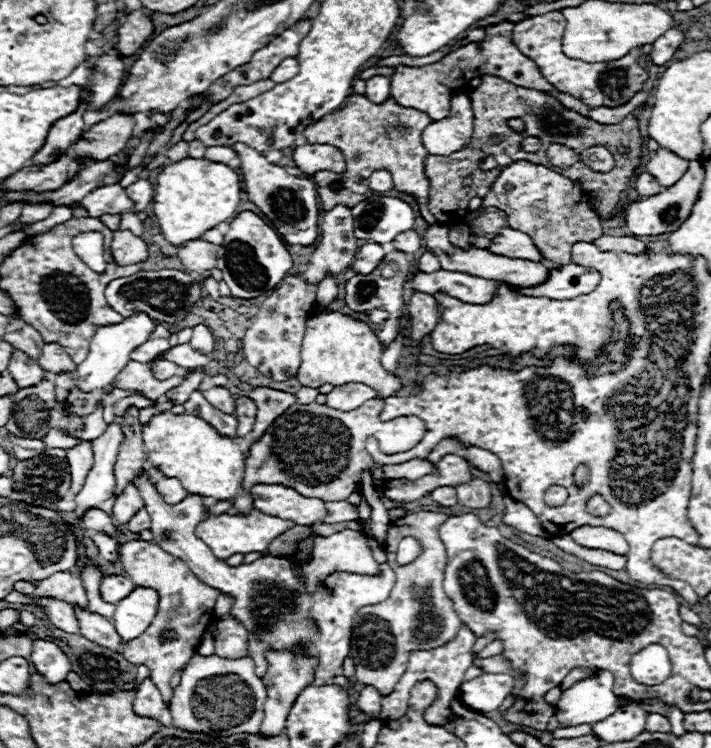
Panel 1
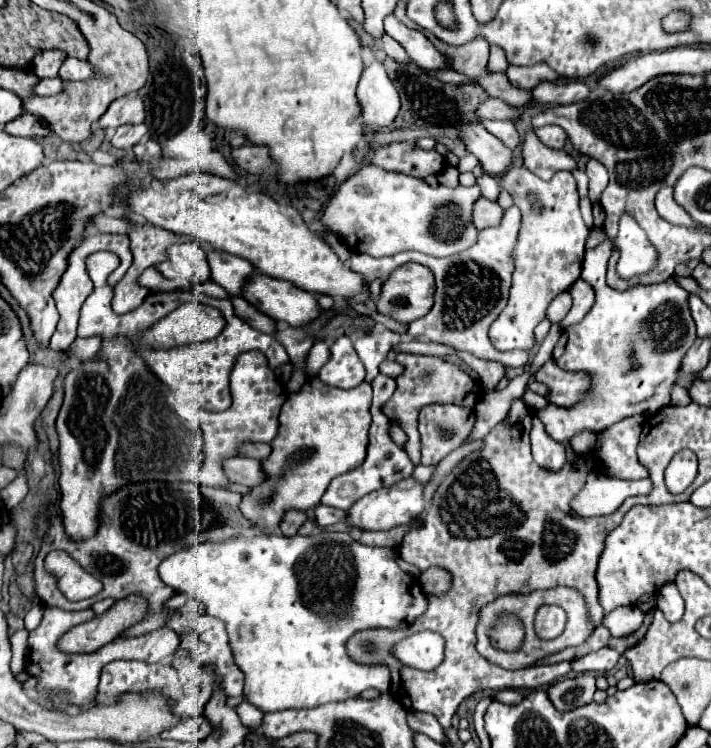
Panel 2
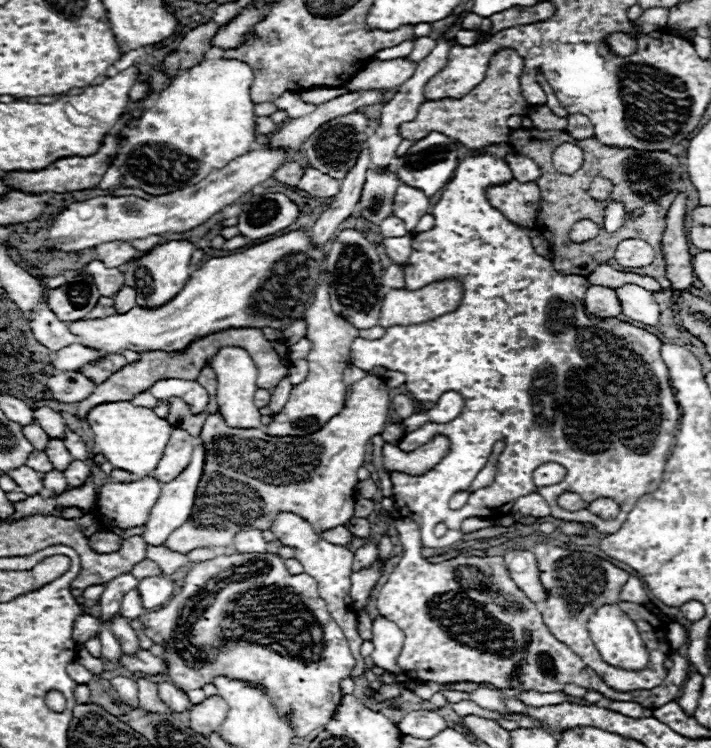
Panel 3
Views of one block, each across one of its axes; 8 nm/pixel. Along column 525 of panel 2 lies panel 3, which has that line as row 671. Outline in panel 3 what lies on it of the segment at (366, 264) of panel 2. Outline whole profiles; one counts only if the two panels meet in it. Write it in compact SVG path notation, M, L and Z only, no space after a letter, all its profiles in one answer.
M283 512L280 513L270 526L270 530L274 532L274 536L278 538L283 544L288 544L292 548L296 548L296 560L304 566L304 574L312 576L318 584L318 592L320 596L326 600L328 604L328 610L332 612L336 624L342 628L344 636L348 638L348 644L350 644L350 650L354 654L354 660L356 660L356 666L352 668L350 672L350 678L356 680L360 678L364 672L366 672L366 664L364 664L364 658L360 654L360 646L362 646L362 638L358 634L358 620L356 620L356 610L352 606L352 598L350 594L346 596L346 592L350 592L350 568L352 568L352 558L354 554L344 548L344 546L338 546L338 544L328 544L320 534L316 534L310 524L306 520L302 520L300 516L296 516L292 513Z

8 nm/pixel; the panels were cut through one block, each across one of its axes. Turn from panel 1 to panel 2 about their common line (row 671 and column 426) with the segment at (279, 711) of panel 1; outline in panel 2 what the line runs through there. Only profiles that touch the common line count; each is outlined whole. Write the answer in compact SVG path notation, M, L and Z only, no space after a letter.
M408 262L398 266L382 284L380 294L390 294L390 316L400 324L410 324L432 308L434 274L430 268Z

